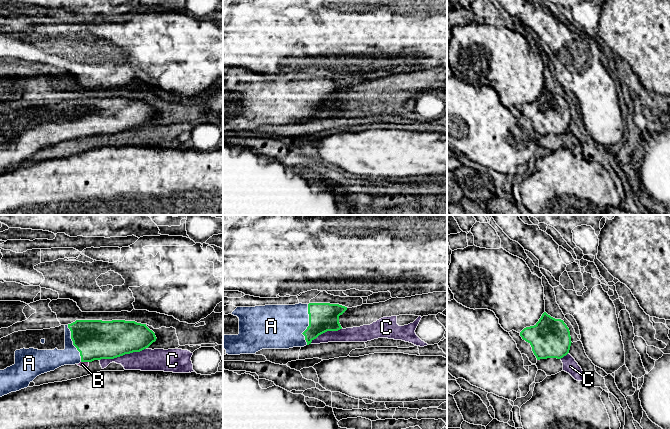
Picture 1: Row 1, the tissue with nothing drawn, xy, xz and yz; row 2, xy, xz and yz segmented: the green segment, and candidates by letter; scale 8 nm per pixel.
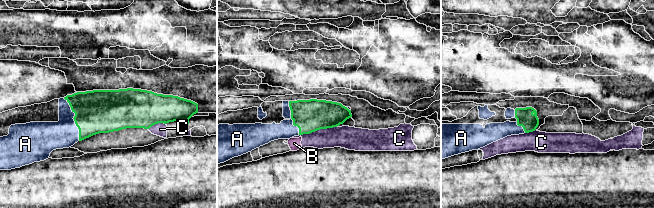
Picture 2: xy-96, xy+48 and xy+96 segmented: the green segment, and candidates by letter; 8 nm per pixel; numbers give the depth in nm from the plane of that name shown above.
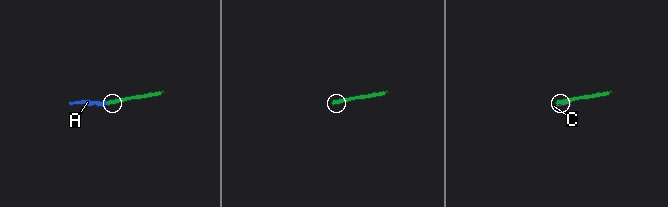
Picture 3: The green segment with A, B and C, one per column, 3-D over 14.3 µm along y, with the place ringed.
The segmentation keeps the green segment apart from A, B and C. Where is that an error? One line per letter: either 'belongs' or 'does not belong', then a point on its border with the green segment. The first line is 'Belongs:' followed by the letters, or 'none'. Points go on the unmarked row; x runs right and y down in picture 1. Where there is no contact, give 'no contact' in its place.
Belongs: A
A: belongs | xz (309, 100)
B: does not belong | xy (85, 137)
C: does not belong | xy (122, 131)

